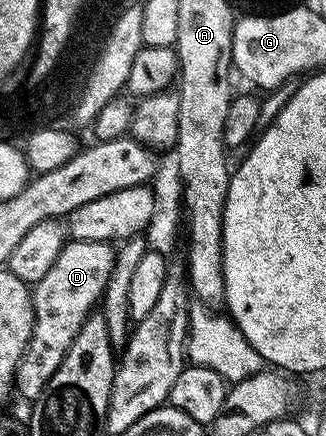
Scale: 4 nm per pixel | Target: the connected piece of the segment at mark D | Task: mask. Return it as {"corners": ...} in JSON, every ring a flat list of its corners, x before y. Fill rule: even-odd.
{"corners":[[67,240,62,249,56,255,42,279,32,285,32,296,34,298,34,330,30,335,30,342,26,353,22,356,16,374,17,392,22,392,27,399,33,399,42,394,48,379,60,367,72,339,76,339,78,329,85,323,92,310,99,304,100,298,106,288,110,272,114,266,115,250,105,241,75,241]]}

